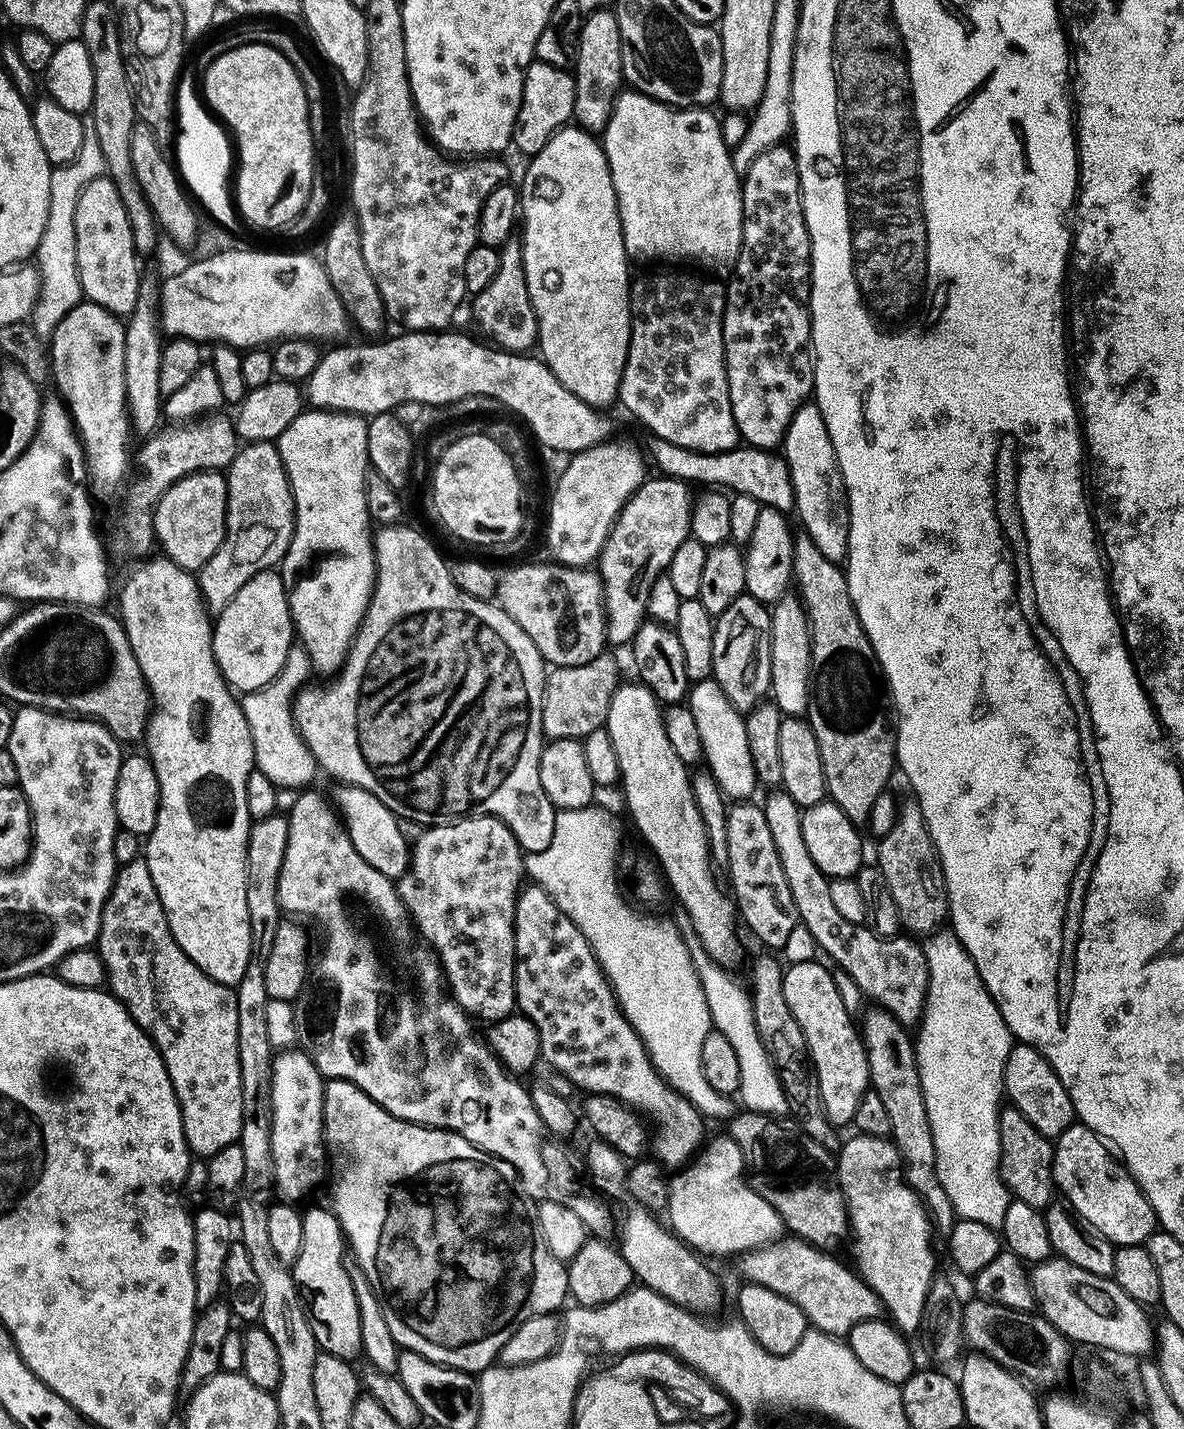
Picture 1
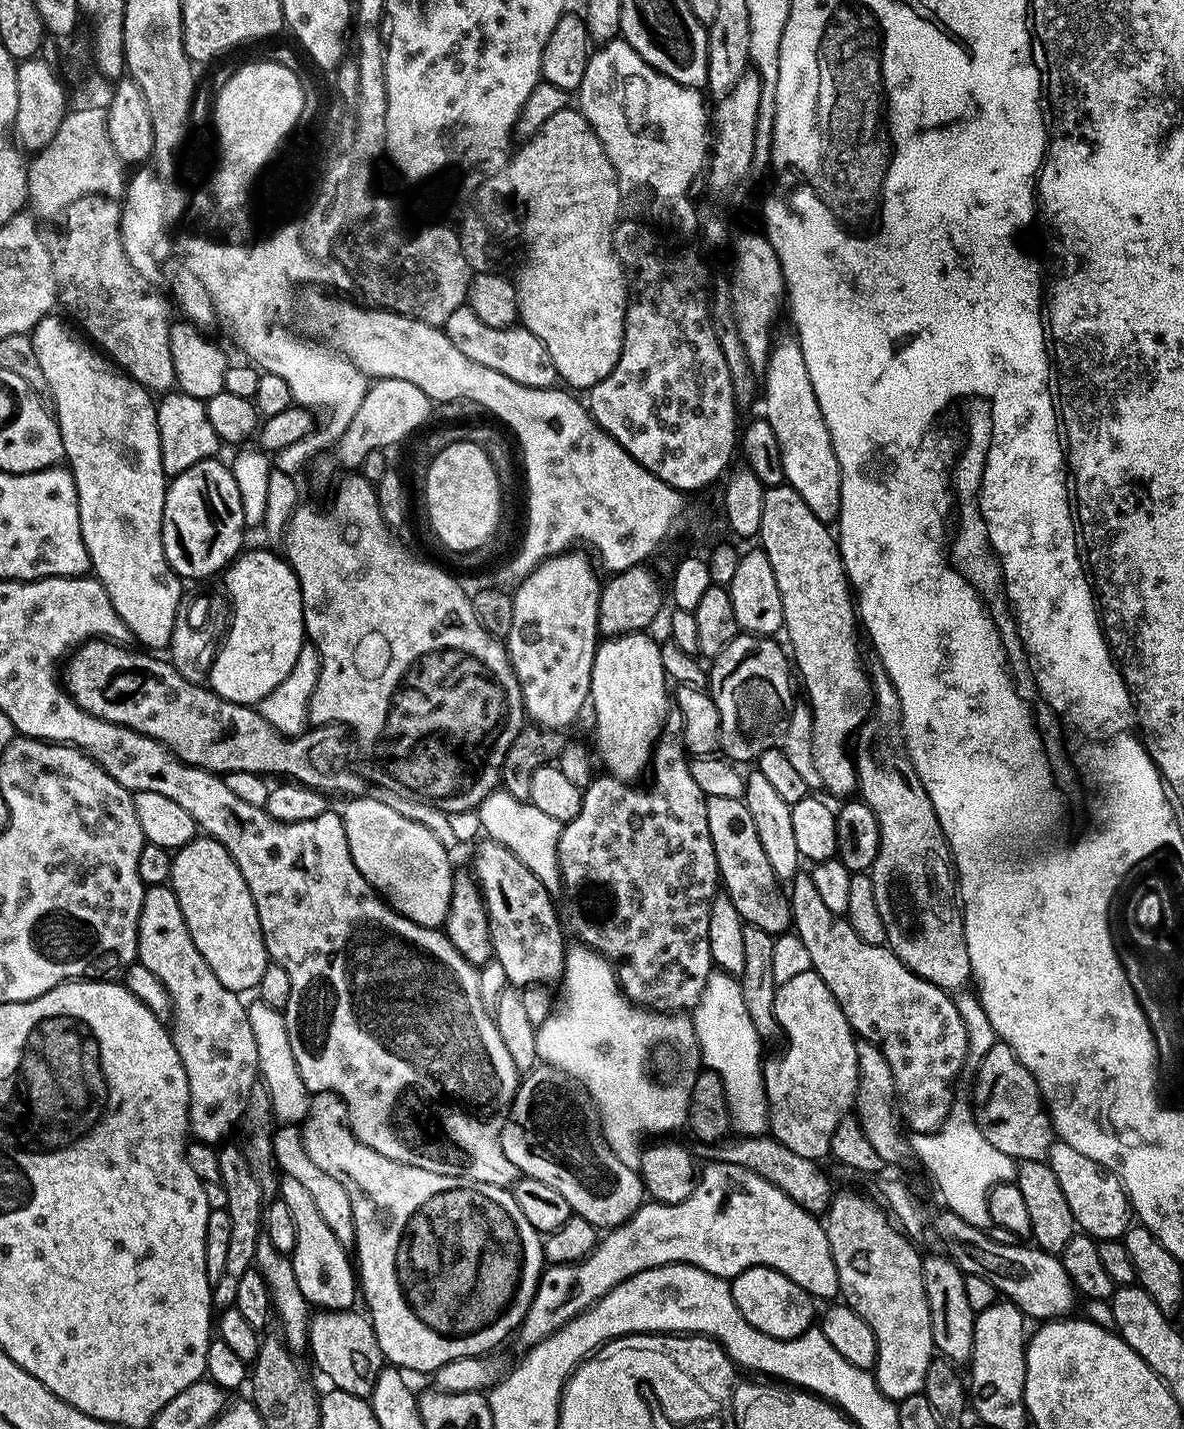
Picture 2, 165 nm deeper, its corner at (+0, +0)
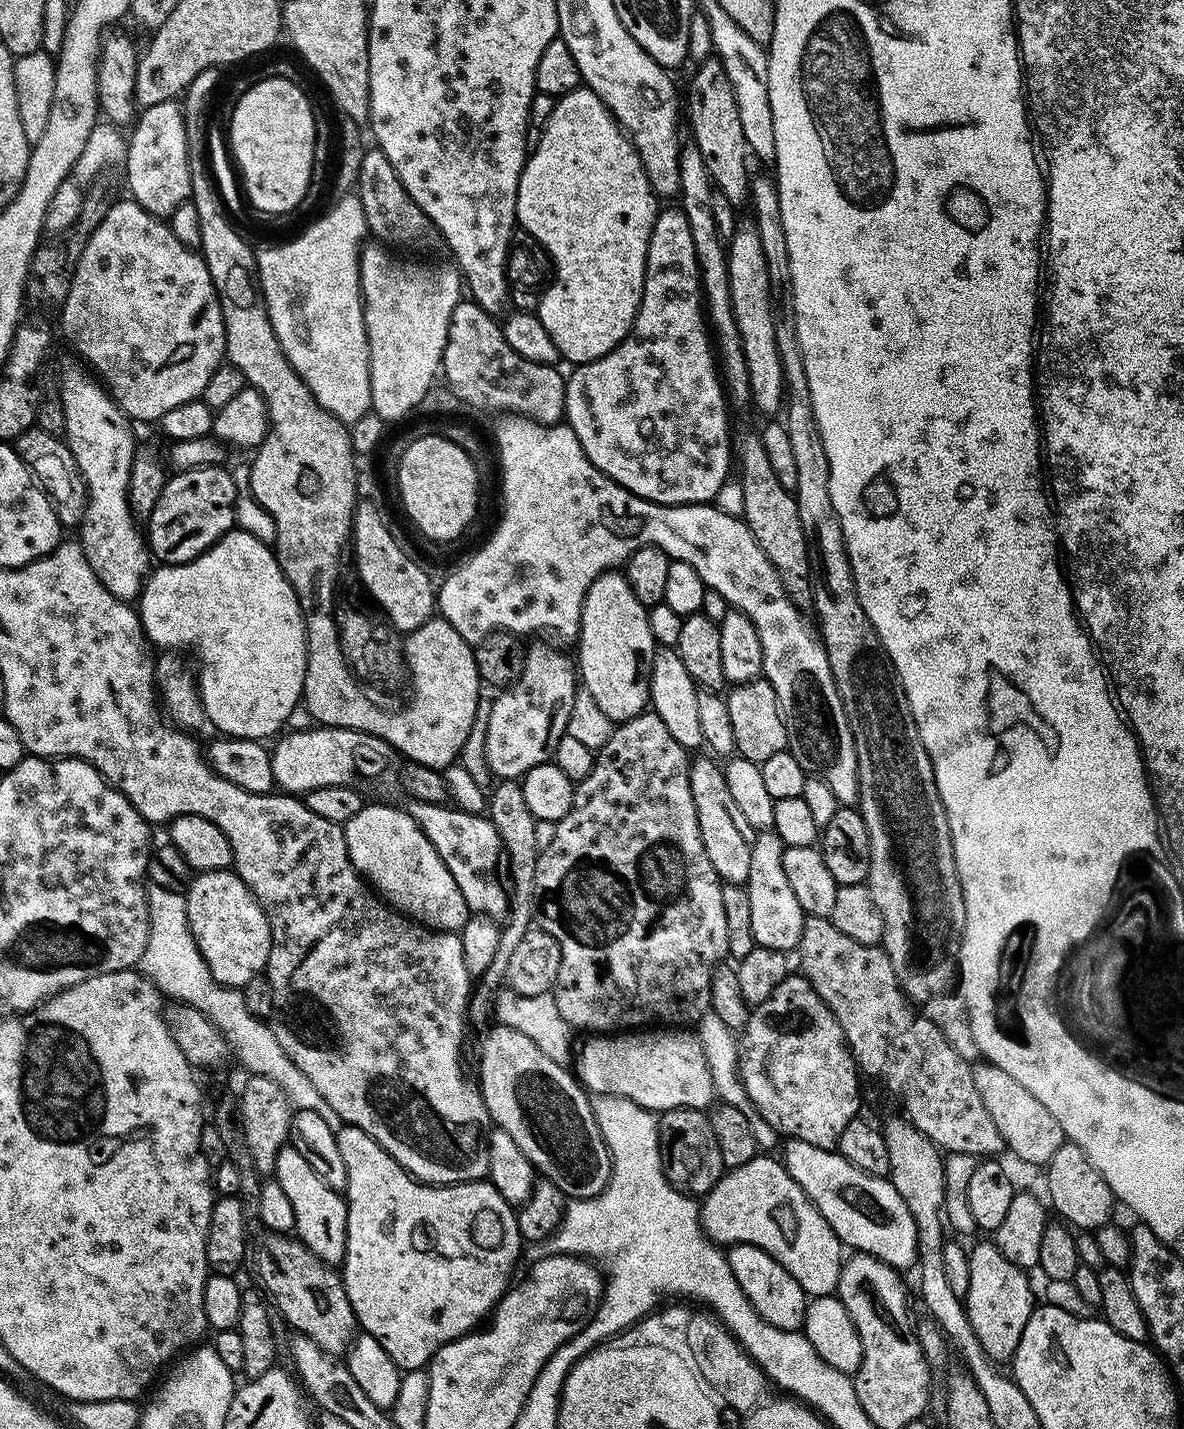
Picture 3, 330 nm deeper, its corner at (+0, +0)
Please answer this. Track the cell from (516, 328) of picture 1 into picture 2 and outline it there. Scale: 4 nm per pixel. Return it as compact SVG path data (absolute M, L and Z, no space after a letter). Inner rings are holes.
M467 306L454 310L454 314L450 314L442 327L454 342L454 346L458 346L462 354L466 354L466 358L474 358L474 362L482 362L490 366L490 370L498 370L498 374L506 374L506 378L522 382L522 386L550 388L557 383L558 377L546 346L529 328L487 324Z

